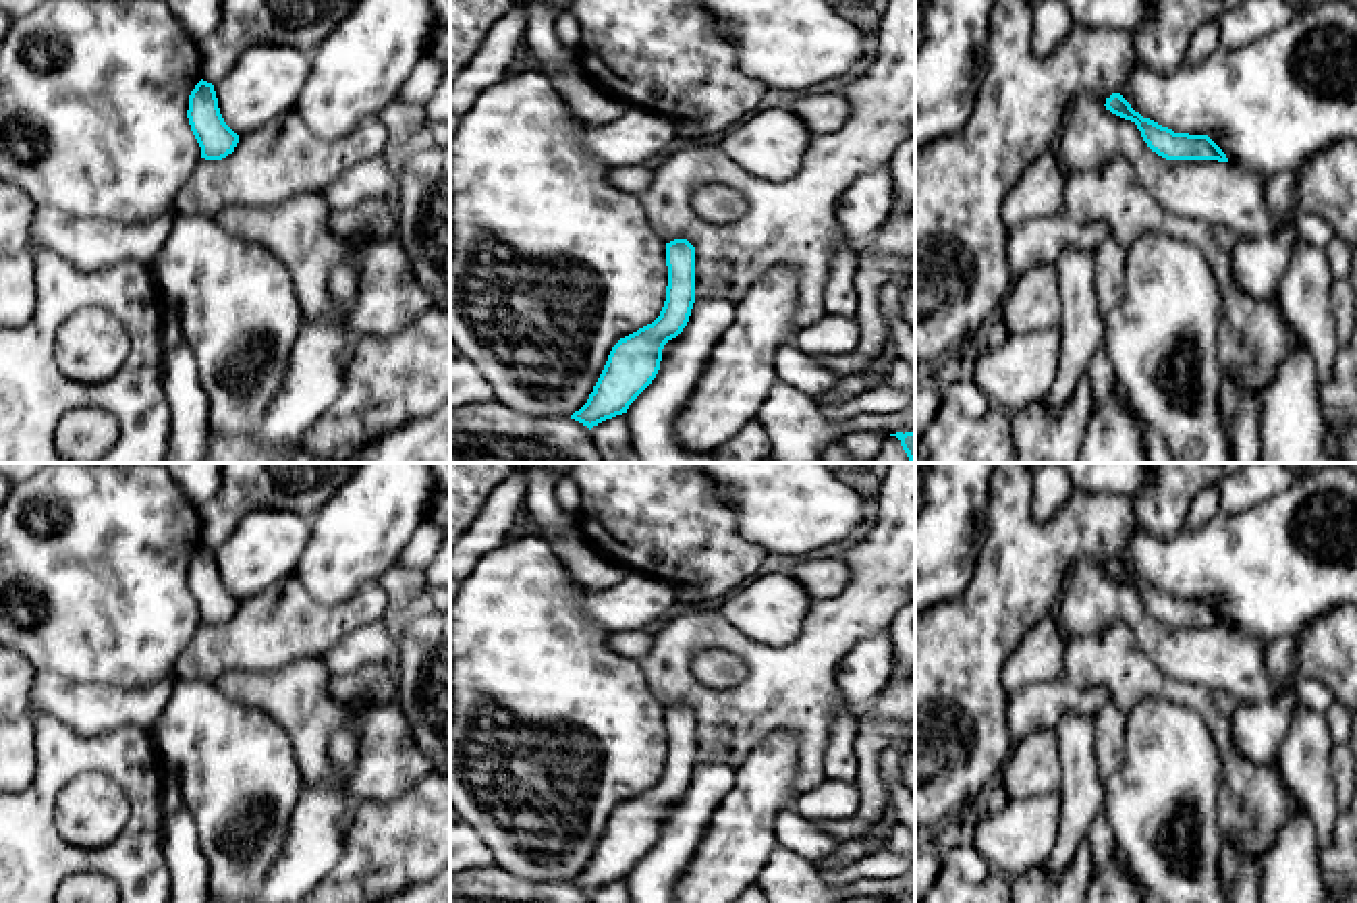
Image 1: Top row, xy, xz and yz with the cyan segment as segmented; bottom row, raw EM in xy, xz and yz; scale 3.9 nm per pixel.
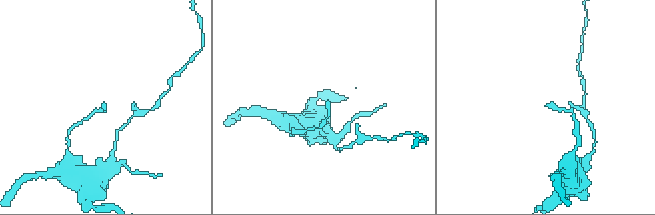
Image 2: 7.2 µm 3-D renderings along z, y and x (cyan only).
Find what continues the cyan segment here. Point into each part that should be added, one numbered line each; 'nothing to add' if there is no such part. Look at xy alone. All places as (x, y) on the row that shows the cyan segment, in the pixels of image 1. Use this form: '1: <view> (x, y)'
nothing to add

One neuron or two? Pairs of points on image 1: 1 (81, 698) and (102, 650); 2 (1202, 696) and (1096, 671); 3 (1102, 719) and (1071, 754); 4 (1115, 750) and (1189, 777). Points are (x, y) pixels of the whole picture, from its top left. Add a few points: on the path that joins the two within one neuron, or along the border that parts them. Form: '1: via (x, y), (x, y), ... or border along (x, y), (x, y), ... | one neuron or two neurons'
1: border along (40, 669), (50, 669), (75, 681), (135, 690) | two neurons
2: via (1175, 690), (1129, 677), (1123, 671) | one neuron
3: border along (1092, 719), (1096, 775) | two neurons
4: border along (1127, 715), (1125, 760), (1102, 783) | two neurons

